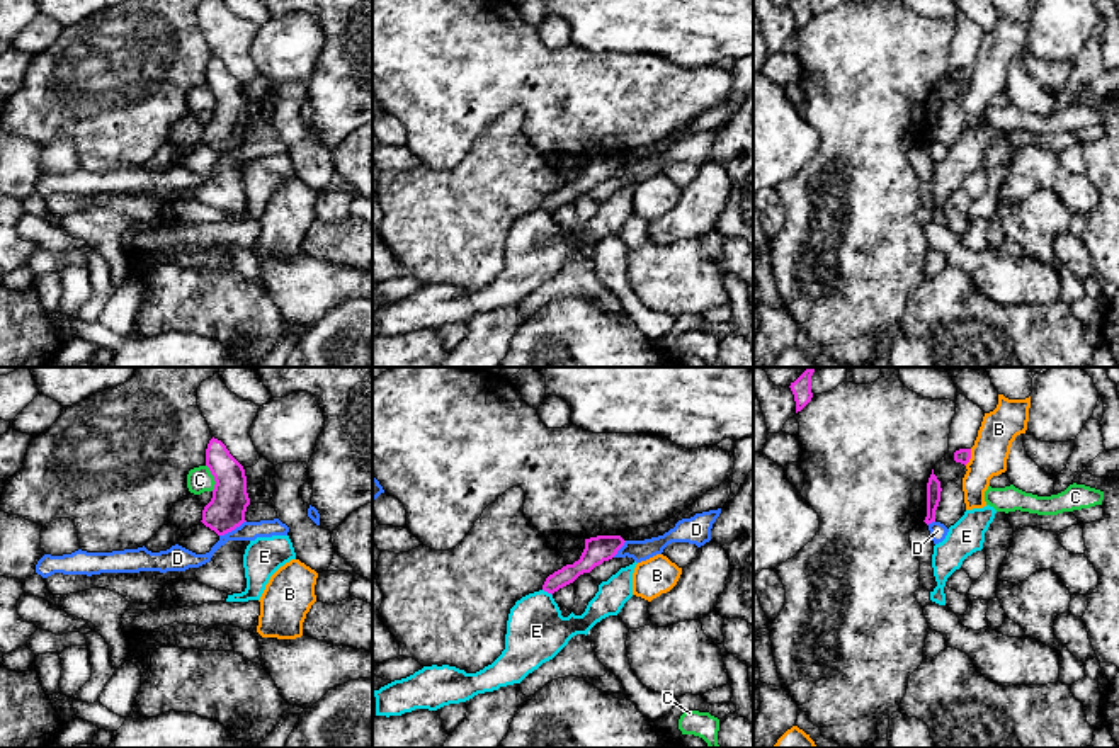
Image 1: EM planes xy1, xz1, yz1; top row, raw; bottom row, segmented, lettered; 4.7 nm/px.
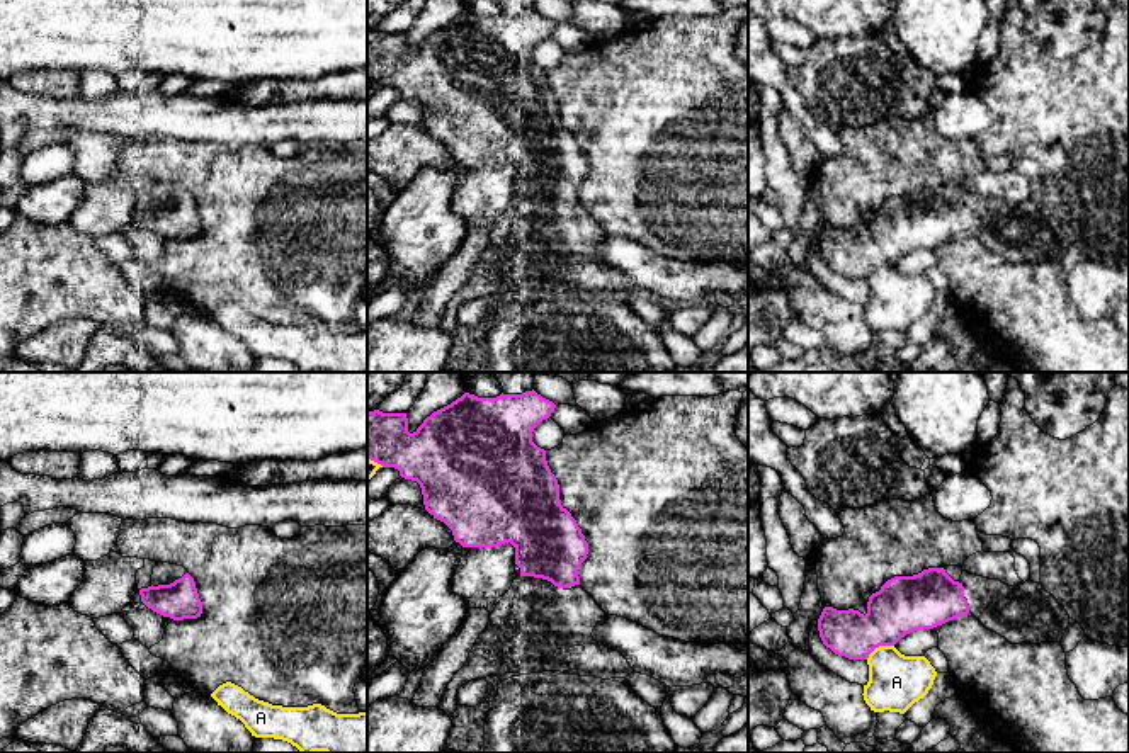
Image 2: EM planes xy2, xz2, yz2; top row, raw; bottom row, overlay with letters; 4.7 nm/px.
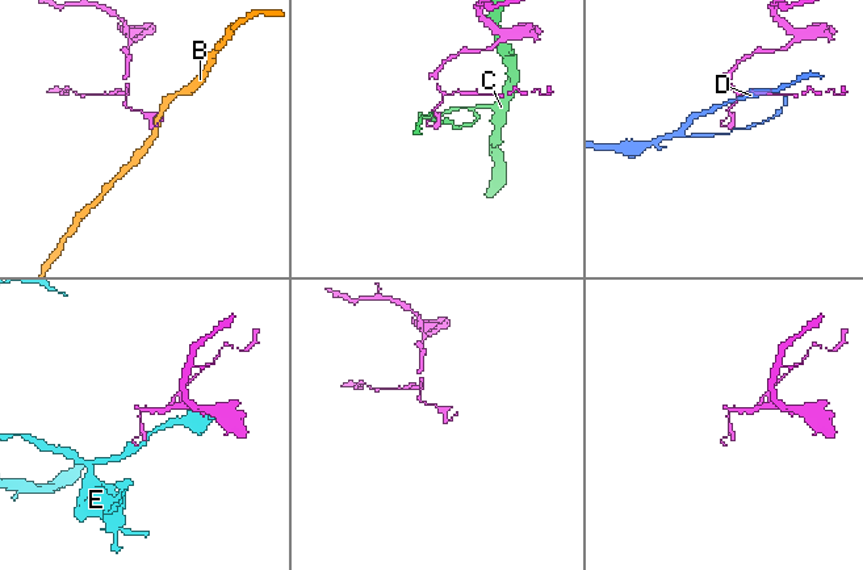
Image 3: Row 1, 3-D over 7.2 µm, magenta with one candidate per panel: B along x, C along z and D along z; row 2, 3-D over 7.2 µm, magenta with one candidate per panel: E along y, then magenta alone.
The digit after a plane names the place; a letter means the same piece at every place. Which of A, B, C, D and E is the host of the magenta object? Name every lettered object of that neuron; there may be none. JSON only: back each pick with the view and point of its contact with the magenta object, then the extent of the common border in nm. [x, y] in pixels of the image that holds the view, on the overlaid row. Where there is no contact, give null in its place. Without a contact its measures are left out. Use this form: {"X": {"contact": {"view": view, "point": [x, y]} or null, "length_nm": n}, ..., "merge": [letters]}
{"merge": []}

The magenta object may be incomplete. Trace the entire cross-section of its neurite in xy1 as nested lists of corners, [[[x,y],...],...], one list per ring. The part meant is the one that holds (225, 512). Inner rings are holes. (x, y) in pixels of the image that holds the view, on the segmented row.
[[[211,439],[206,449],[206,466],[214,476],[211,502],[202,510],[202,524],[224,536],[245,520],[250,498],[247,493],[247,476],[243,466],[230,454],[226,445]]]

